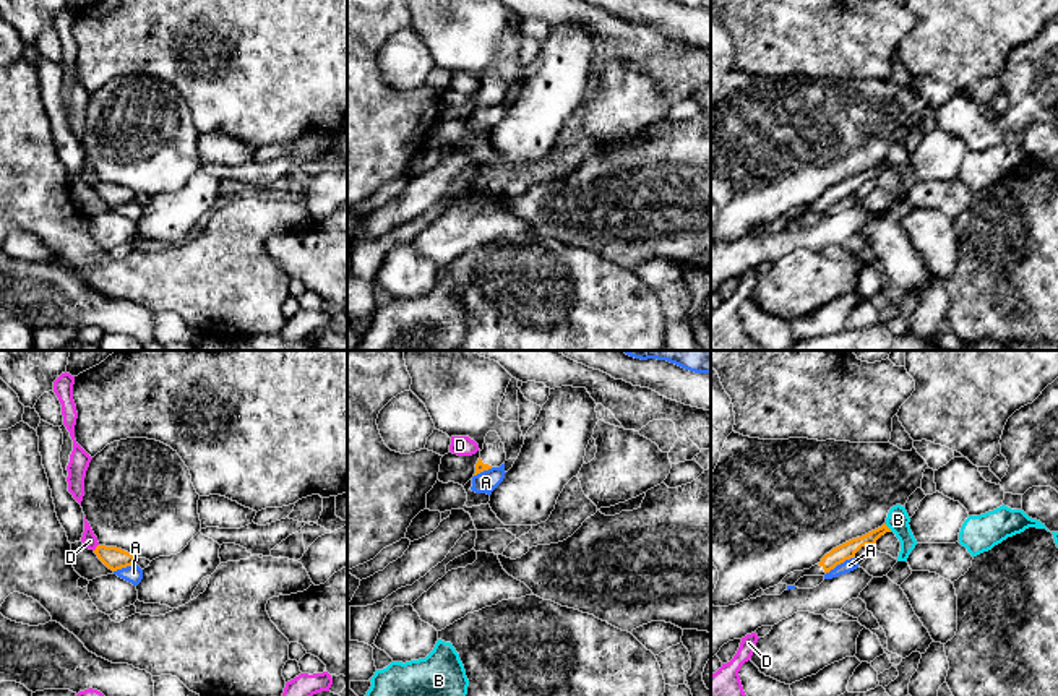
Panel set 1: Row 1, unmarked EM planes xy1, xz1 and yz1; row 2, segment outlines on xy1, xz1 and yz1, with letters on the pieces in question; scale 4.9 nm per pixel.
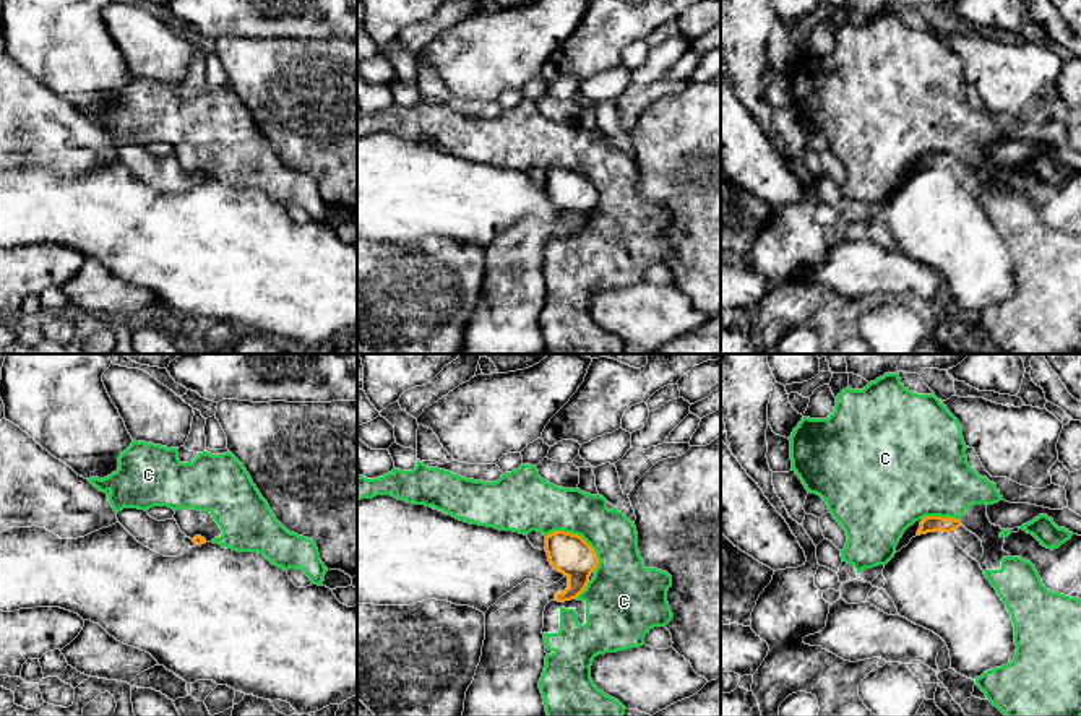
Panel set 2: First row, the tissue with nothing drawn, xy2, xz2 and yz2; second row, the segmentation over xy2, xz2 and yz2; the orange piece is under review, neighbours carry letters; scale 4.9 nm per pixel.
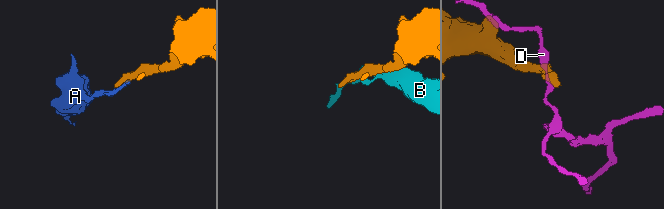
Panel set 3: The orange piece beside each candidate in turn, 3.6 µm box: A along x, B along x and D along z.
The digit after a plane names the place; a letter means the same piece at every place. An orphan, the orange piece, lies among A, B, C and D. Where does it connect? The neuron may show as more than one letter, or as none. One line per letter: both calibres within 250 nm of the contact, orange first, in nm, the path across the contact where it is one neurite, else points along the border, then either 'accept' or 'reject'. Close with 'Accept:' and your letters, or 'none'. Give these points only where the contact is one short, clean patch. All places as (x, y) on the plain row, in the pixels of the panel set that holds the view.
A: 90/60 nm | along yz1 (852, 193), (826, 210) | reject
B: 90/120 nm | along yz1 (885, 161), (891, 167) | reject
C: 200/240 nm | reject
D: 110/80 nm | along xy1 (98, 180), (94, 187) | reject
Accept: none

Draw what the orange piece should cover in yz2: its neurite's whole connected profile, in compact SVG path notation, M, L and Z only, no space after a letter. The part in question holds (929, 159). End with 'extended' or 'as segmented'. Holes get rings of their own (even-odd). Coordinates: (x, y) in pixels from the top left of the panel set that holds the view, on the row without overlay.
M925 153L920 157L920 164L917 167L917 172L927 170L927 169L935 169L935 167L943 167L943 169L954 169L953 174L958 179L958 182L974 196L980 196L984 192L984 183L982 177L967 167L959 156L956 154L941 154L941 153Z; extended

